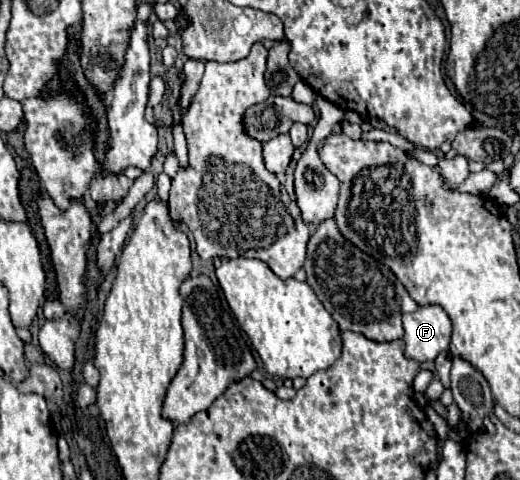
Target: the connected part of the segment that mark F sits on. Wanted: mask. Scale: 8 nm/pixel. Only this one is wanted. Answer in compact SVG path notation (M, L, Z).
M437 304L421 306L417 312L403 314L405 328L405 356L417 362L435 360L435 356L449 348L451 320Z

